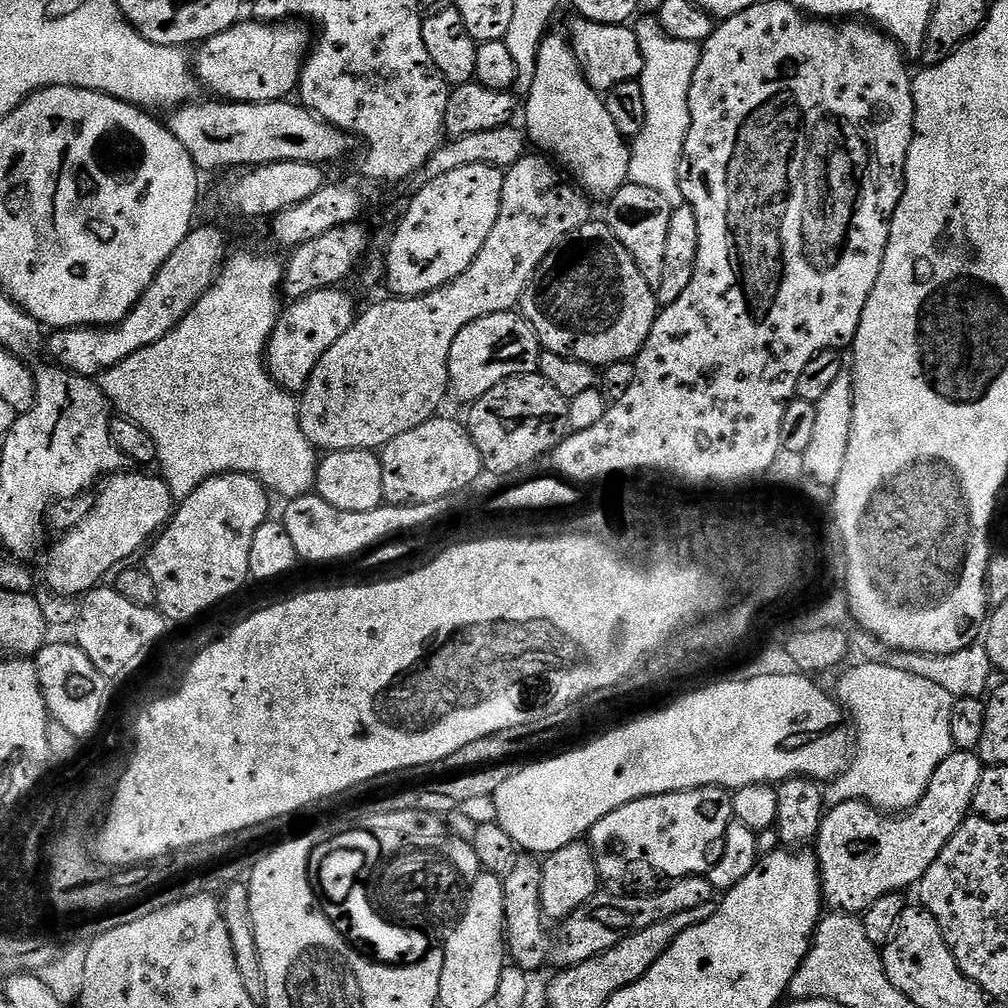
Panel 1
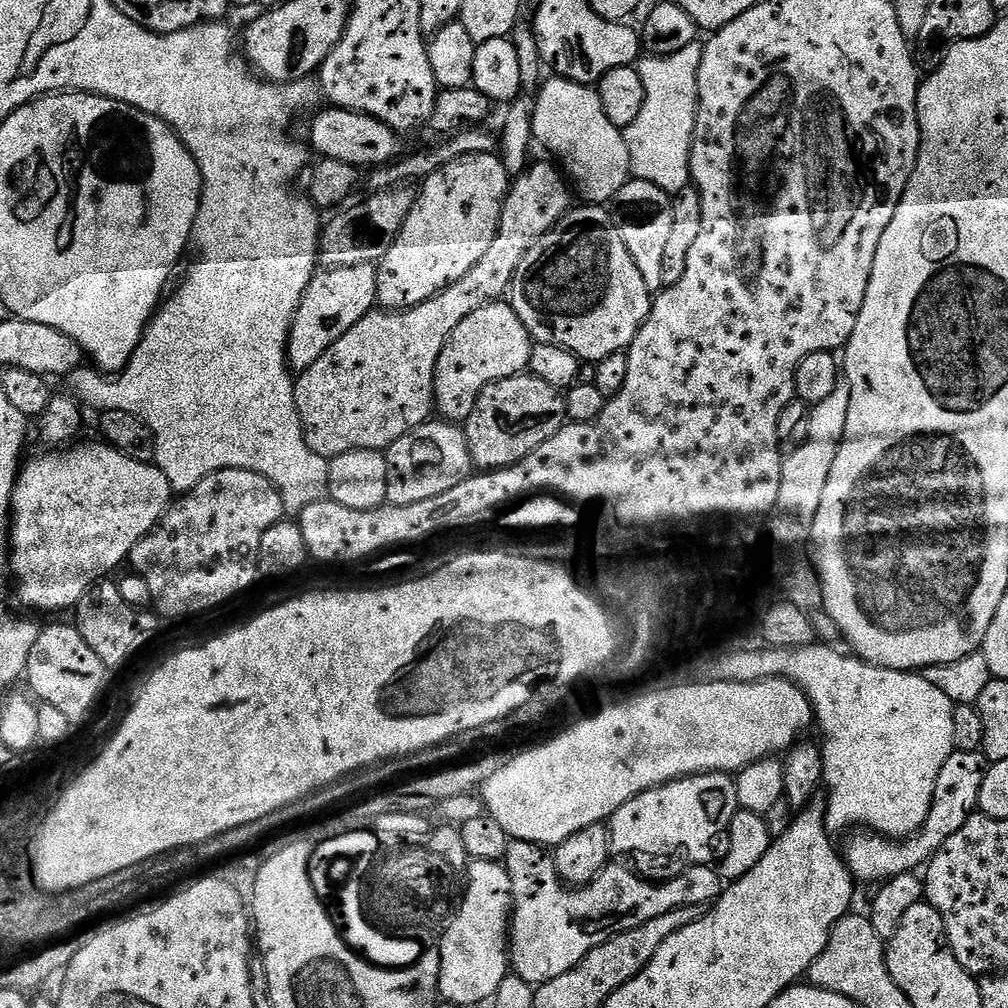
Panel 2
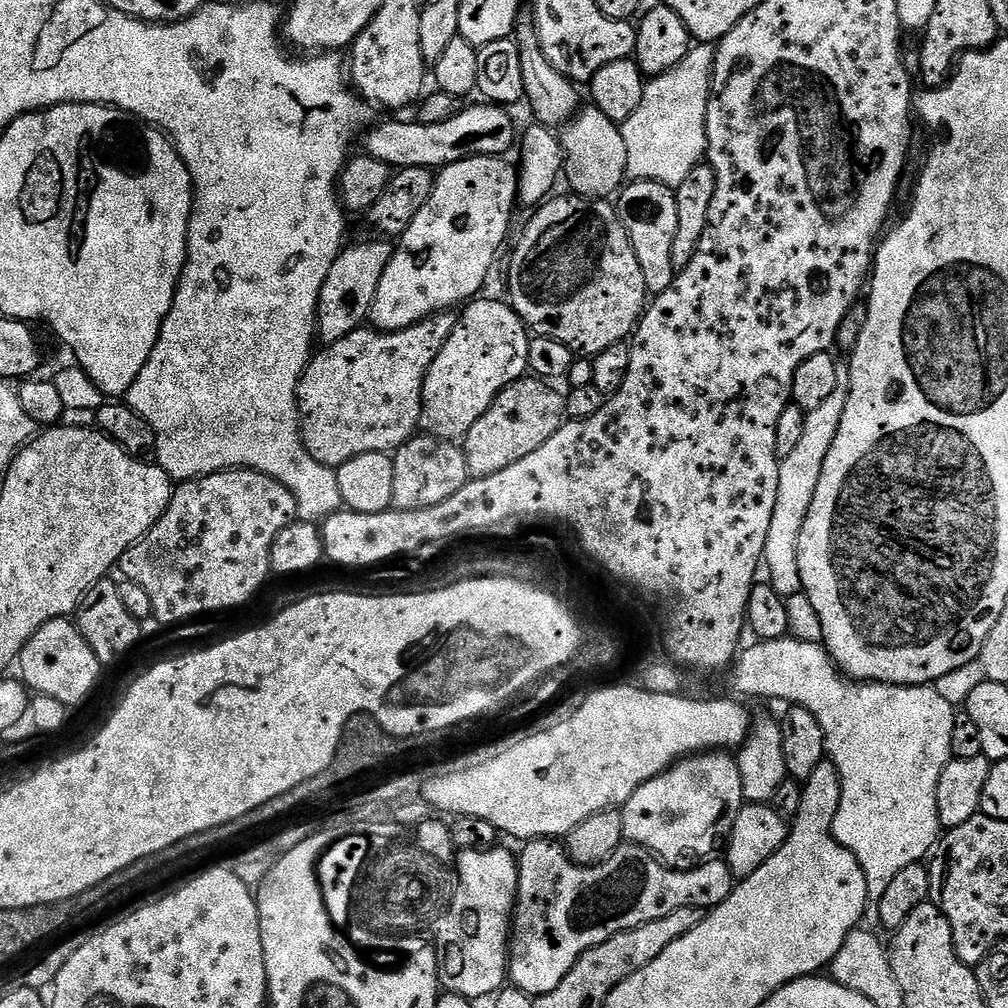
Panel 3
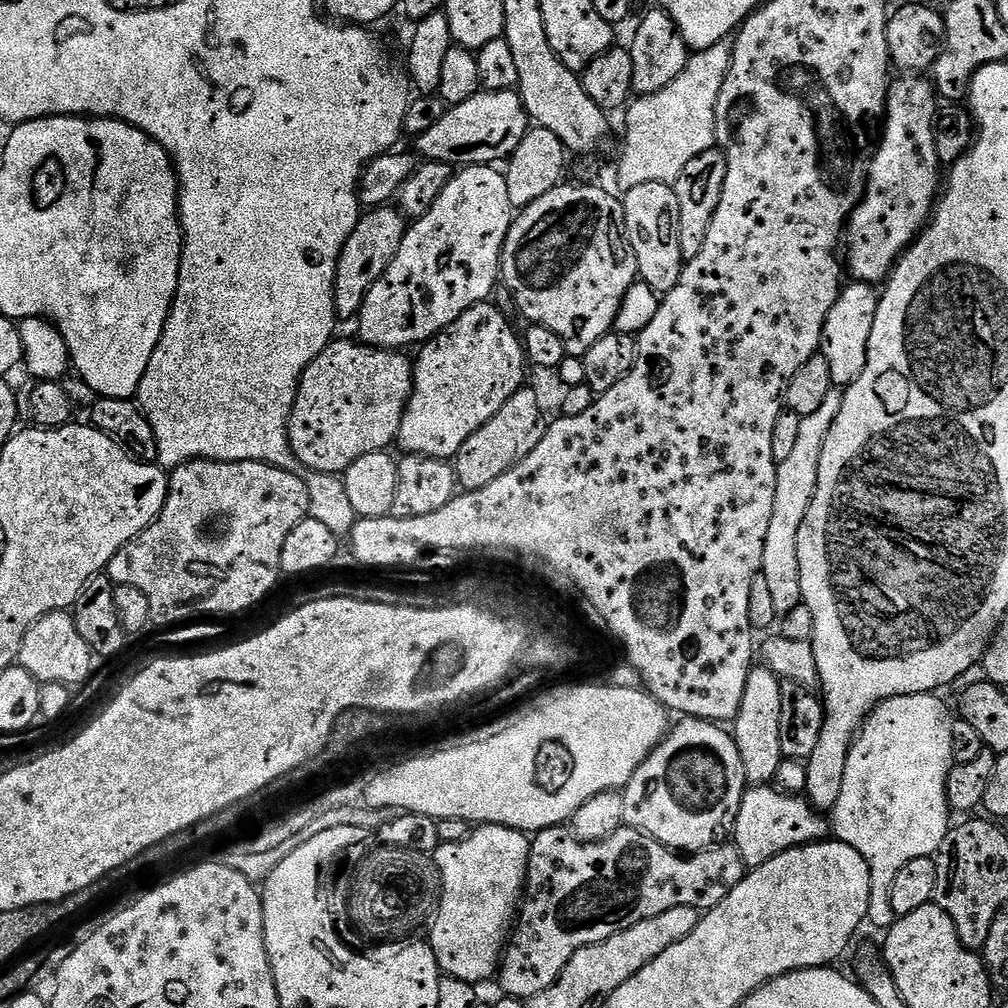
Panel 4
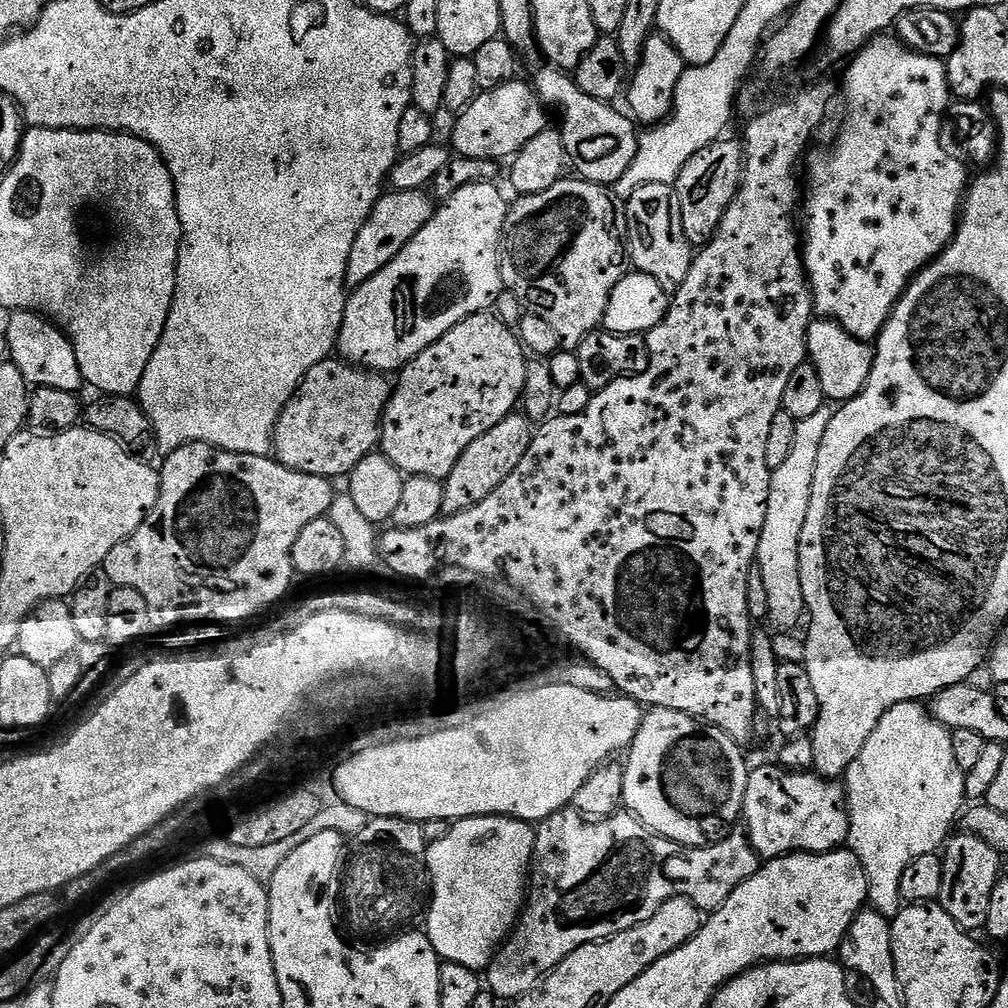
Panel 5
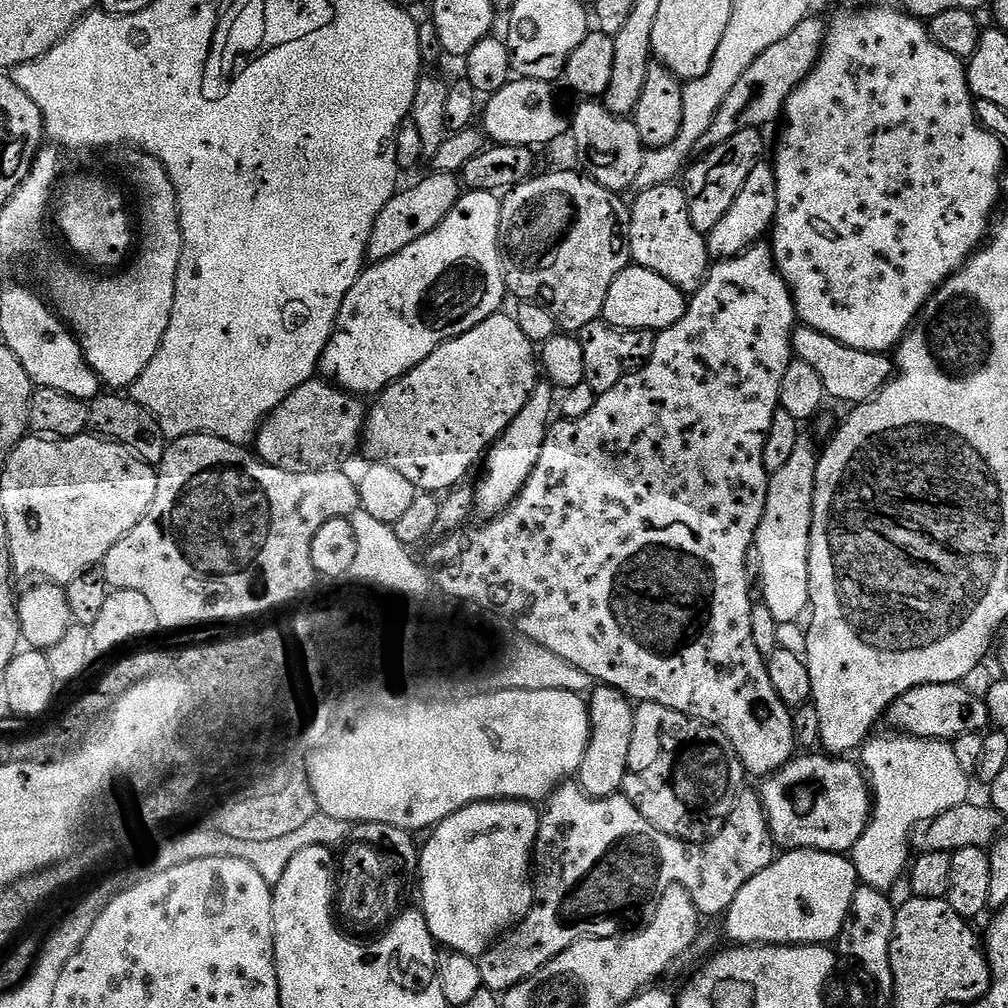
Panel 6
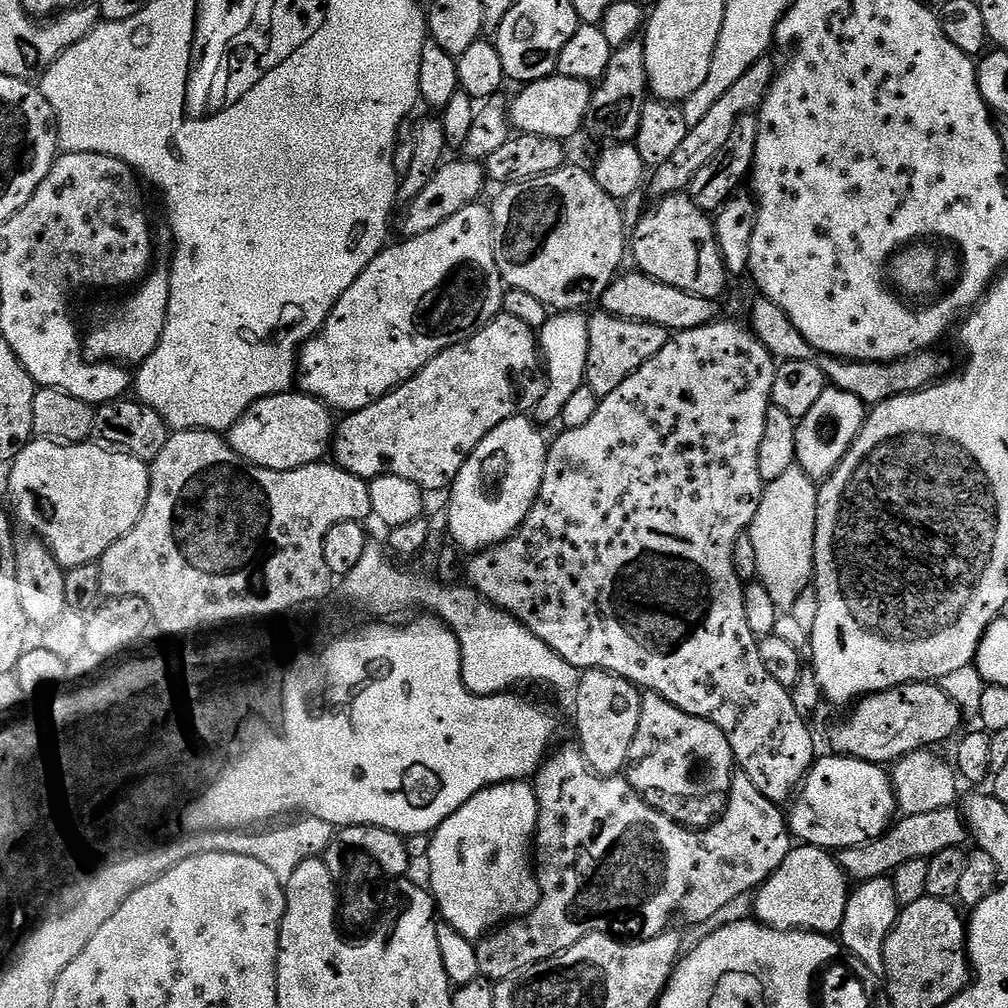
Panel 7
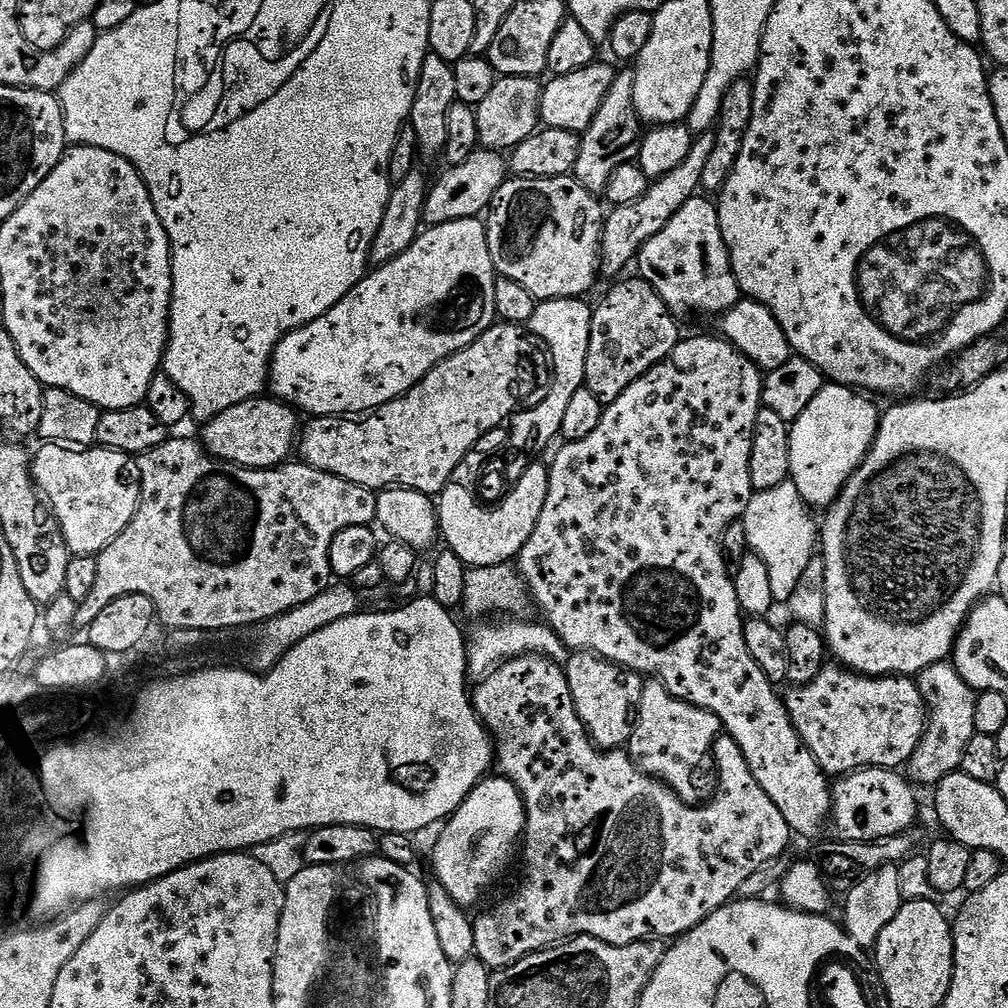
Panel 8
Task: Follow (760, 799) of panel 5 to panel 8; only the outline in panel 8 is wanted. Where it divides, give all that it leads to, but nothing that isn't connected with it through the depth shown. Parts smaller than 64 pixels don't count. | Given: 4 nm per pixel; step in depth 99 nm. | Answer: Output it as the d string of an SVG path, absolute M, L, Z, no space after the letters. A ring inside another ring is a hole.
M862 768L858 772L839 777L832 788L830 813L831 827L836 827L835 835L842 840L881 840L909 831L913 827L911 824L916 820L917 789L903 775L900 777L900 774L891 768Z

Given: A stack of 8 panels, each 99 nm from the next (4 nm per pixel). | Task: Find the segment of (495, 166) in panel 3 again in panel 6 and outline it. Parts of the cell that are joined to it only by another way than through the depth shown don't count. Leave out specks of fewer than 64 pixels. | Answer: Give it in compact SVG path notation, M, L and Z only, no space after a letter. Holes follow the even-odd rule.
M465 191L454 210L430 234L422 234L418 242L410 242L394 258L369 263L342 302L336 331L320 359L319 375L357 398L371 397L430 358L440 344L474 330L478 322L486 322L486 318L501 311L506 297L504 267L500 261L501 203L497 193Z

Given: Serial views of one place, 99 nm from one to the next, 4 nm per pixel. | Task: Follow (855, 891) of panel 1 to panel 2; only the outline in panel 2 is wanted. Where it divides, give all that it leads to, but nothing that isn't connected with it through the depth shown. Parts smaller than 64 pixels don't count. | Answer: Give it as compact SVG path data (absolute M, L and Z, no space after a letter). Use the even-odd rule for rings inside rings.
M952 751L946 758L946 766L942 766L942 774L938 774L938 782L934 786L934 798L930 806L930 814L926 818L926 822L920 827L919 833L909 836L903 842L897 842L892 838L885 838L879 834L856 834L852 841L848 844L848 849L843 849L842 855L848 871L852 873L857 881L860 880L876 880L875 882L883 882L892 879L893 876L902 874L903 872L911 872L927 865L928 861L936 855L942 845L946 842L946 838L950 838L950 834L958 834L958 830L962 830L962 826L966 826L966 822L974 815L978 808L978 790L982 790L982 778L986 771L986 757L983 751L978 752L957 752Z

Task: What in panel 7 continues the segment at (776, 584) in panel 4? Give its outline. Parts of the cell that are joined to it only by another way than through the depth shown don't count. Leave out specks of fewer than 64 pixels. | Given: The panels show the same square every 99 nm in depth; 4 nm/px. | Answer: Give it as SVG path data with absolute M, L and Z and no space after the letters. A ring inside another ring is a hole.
M800 467L786 470L779 478L767 481L762 494L762 502L758 502L758 514L754 514L752 527L747 534L753 540L754 553L757 559L758 583L766 586L774 606L781 610L792 610L800 600L804 591L809 591L814 580L816 563L814 562L814 538L818 522L818 491L817 481L811 480Z

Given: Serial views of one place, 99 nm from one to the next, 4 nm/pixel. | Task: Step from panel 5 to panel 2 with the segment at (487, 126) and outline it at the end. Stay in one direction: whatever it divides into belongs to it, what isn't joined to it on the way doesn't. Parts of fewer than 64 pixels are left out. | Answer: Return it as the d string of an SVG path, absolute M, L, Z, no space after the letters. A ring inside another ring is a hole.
M324 106L313 118L312 125L308 128L308 140L311 151L315 155L317 152L317 157L334 162L346 162L346 166L354 166L358 170L379 168L401 159L402 156L401 133L395 132L378 118L361 112L347 112L345 108L335 106Z

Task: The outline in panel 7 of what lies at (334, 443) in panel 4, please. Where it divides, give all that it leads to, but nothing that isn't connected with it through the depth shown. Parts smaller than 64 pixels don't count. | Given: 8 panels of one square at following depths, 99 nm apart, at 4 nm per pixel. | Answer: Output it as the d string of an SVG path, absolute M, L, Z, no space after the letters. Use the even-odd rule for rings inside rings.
M289 390L254 402L254 406L250 406L246 414L242 414L242 418L238 418L238 422L234 422L234 426L228 429L226 439L234 454L241 456L248 464L266 470L293 472L302 466L321 463L329 455L334 439L332 416L334 417L333 409L317 396L307 396L305 392Z

